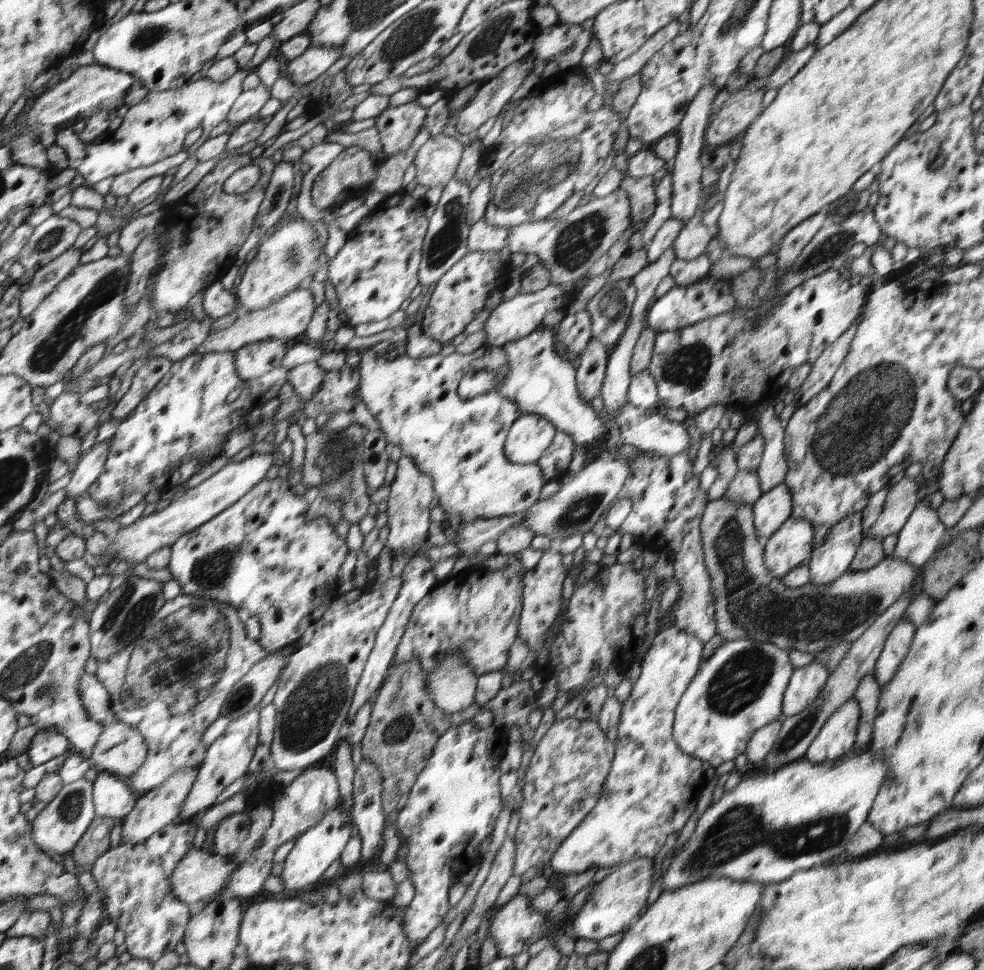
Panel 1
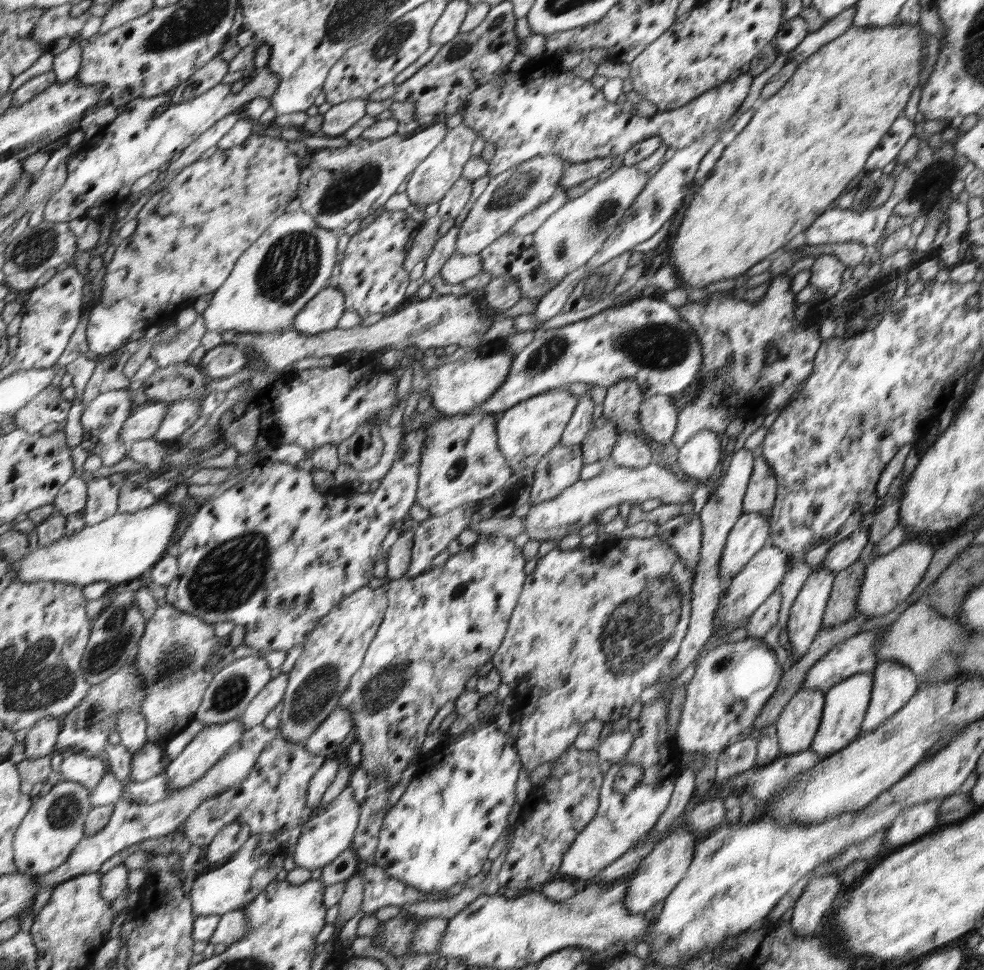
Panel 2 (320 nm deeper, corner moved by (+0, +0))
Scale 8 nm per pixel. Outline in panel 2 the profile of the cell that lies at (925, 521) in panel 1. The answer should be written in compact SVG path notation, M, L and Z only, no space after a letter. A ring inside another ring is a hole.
M906 541L892 552L872 560L866 570L855 614L861 612L871 618L880 618L880 616L886 616L892 610L896 610L896 606L909 598L921 583L926 571L929 570L934 551L933 545L928 542Z

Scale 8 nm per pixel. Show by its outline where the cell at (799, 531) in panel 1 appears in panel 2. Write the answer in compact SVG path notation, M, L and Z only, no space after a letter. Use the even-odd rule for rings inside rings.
M766 544L762 547L723 591L715 610L713 629L718 629L721 624L745 622L774 591L778 590L778 586L785 578L789 557L788 553L776 545Z

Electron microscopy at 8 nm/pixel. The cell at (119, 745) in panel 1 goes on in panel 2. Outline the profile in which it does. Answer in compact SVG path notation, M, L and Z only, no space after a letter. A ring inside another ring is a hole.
M149 741L142 750L138 750L132 763L132 780L142 783L166 773L171 761L166 757L163 748Z

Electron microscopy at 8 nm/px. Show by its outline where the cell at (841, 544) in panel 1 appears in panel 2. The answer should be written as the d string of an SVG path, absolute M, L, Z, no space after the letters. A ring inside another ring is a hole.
M828 568L813 570L806 579L805 586L794 599L787 621L794 664L806 655L817 633L822 630L821 624L829 596L833 592L835 576L836 574Z

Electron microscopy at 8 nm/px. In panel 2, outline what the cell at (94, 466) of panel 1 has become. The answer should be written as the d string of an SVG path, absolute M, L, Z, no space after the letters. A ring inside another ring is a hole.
M148 401L132 411L120 435L120 440L127 445L128 450L135 442L156 437L169 413L169 405L160 401Z

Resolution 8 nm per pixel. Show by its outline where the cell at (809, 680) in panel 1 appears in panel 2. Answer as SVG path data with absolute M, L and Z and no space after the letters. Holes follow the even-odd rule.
M820 688L798 690L775 720L782 755L799 753L812 746L825 711L822 692Z

